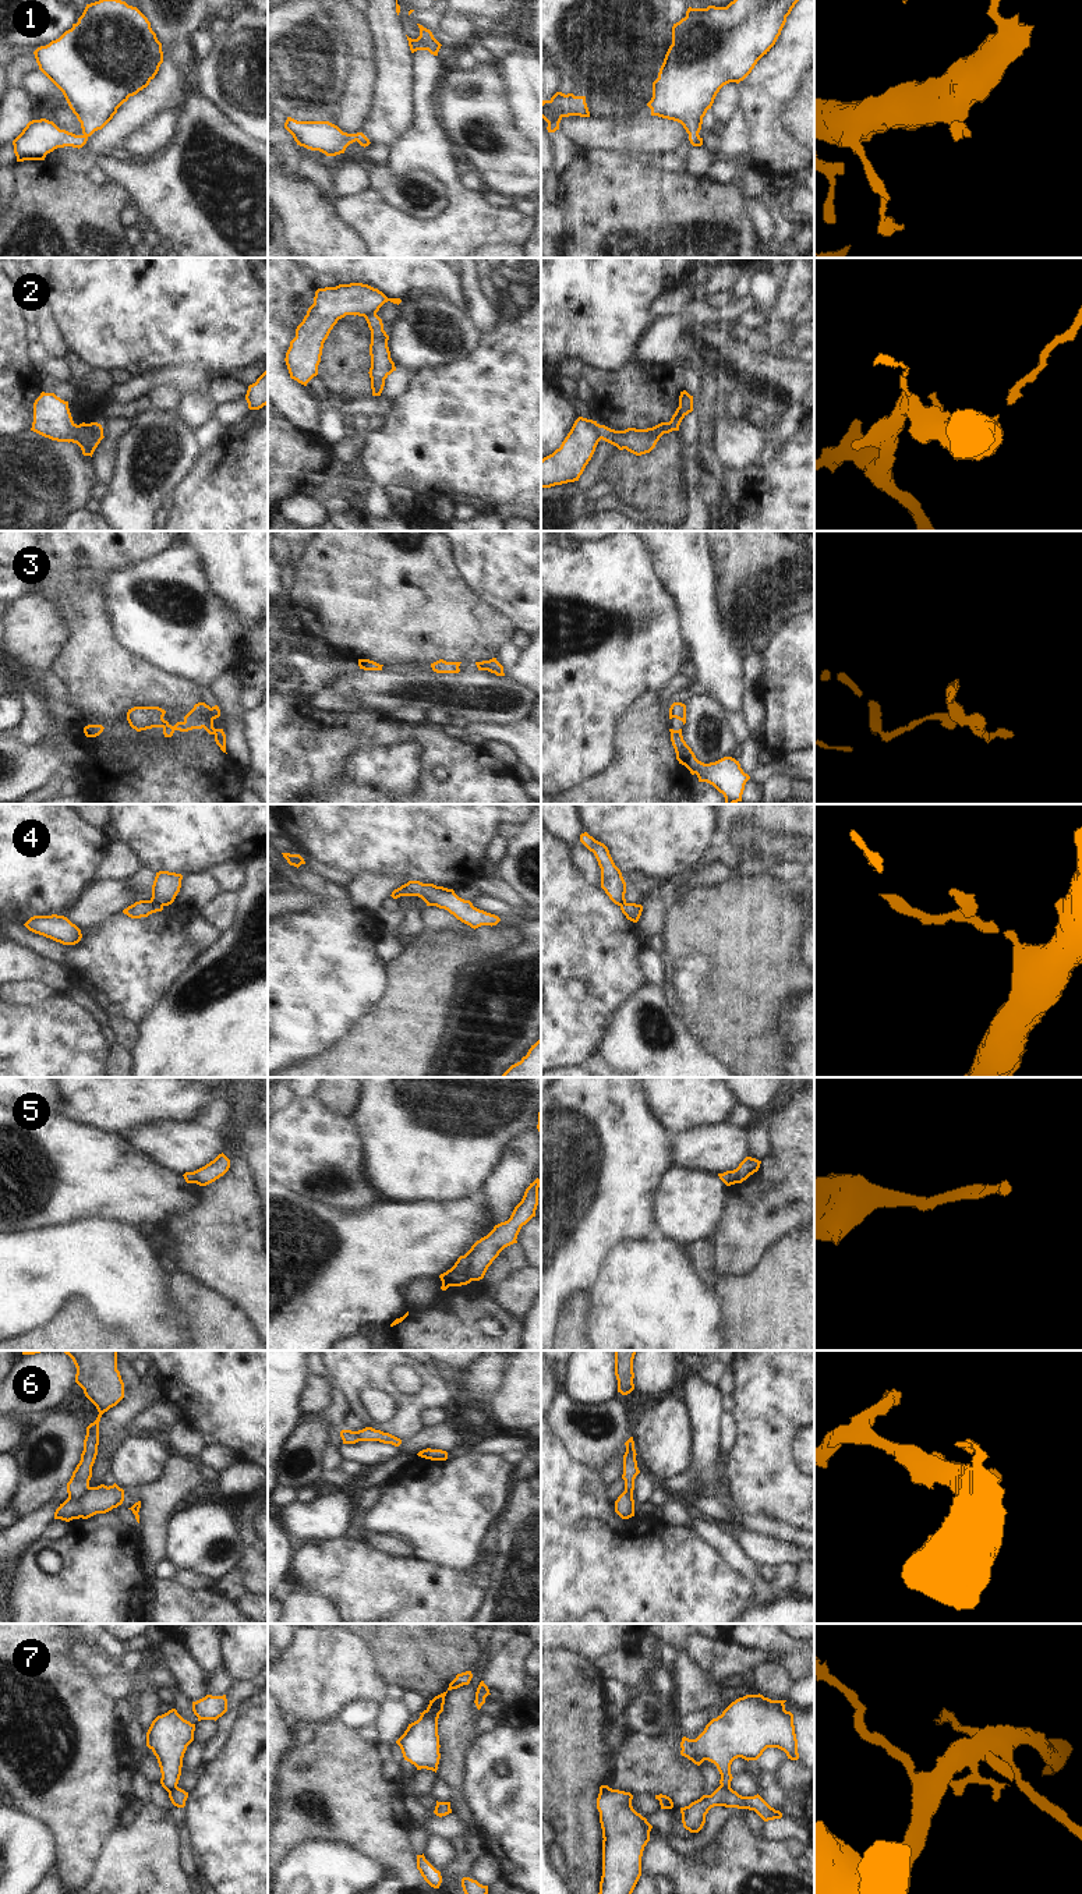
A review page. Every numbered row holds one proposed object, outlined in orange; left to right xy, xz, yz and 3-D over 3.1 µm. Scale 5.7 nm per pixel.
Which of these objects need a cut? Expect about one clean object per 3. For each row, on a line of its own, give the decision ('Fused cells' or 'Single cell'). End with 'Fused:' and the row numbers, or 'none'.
1: Single cell
2: Fused cells
3: Single cell
4: Fused cells
5: Single cell
6: Fused cells
7: Fused cells
Fused: 2, 4, 6, 7.

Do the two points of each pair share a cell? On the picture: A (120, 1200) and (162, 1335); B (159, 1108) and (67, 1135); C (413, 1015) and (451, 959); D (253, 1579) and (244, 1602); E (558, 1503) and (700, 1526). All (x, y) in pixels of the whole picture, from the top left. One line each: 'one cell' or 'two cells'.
A: two cells
B: two cells
C: one cell
D: two cells
E: two cells

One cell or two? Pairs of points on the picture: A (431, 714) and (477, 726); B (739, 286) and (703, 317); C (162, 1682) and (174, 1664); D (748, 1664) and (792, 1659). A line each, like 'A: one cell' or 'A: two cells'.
A: two cells
B: two cells
C: two cells
D: two cells

